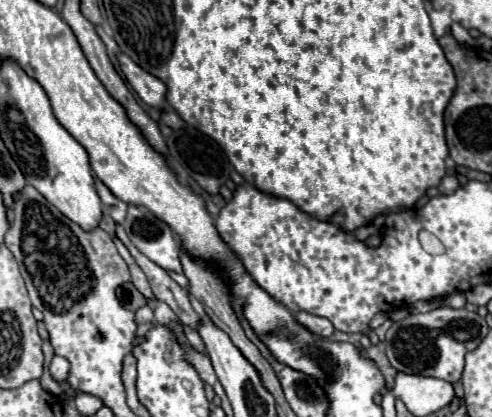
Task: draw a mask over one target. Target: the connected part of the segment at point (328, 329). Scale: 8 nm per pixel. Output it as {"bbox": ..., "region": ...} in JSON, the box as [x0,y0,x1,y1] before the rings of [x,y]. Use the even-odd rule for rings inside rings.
{"bbox":[296,312,334,338],"region":[[[298,312],[296,314],[298,322],[304,324],[308,330],[312,330],[314,334],[318,336],[324,336],[324,338],[330,338],[334,334],[334,326],[328,318],[322,318],[322,316],[314,316],[310,312]]]}

